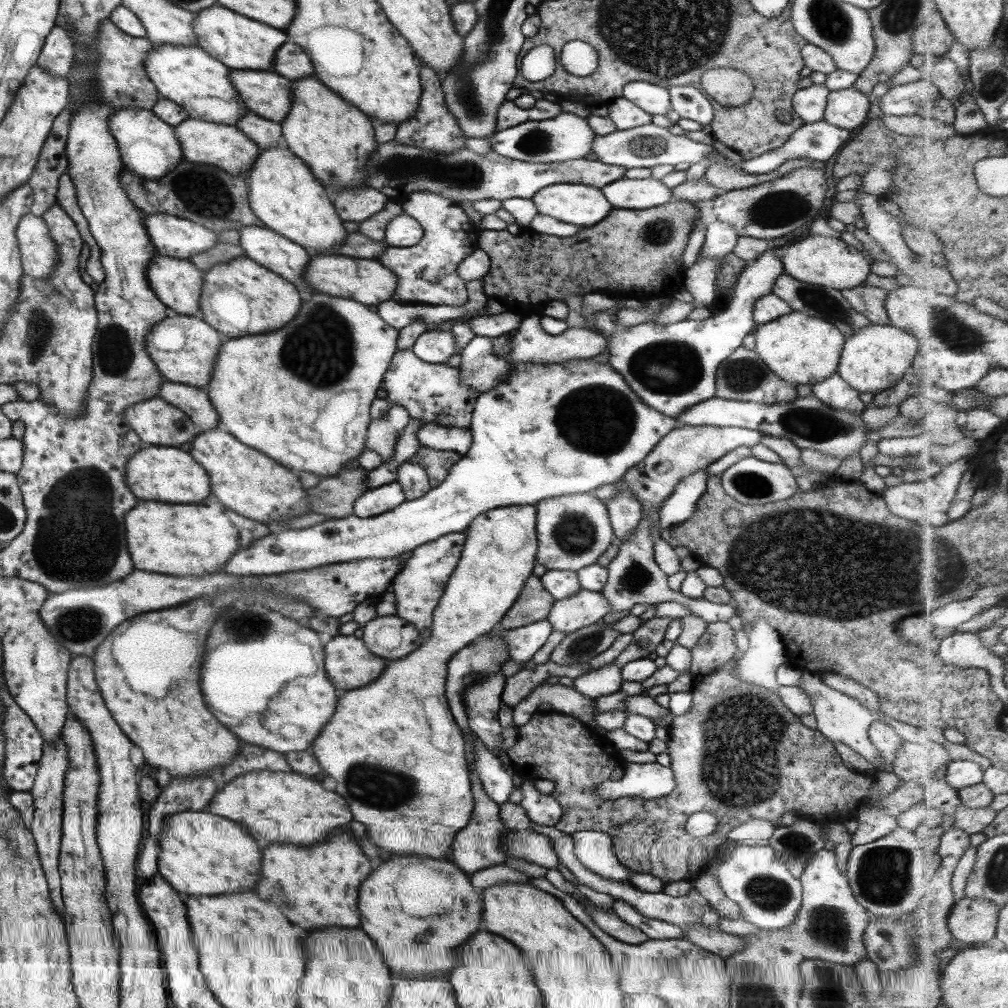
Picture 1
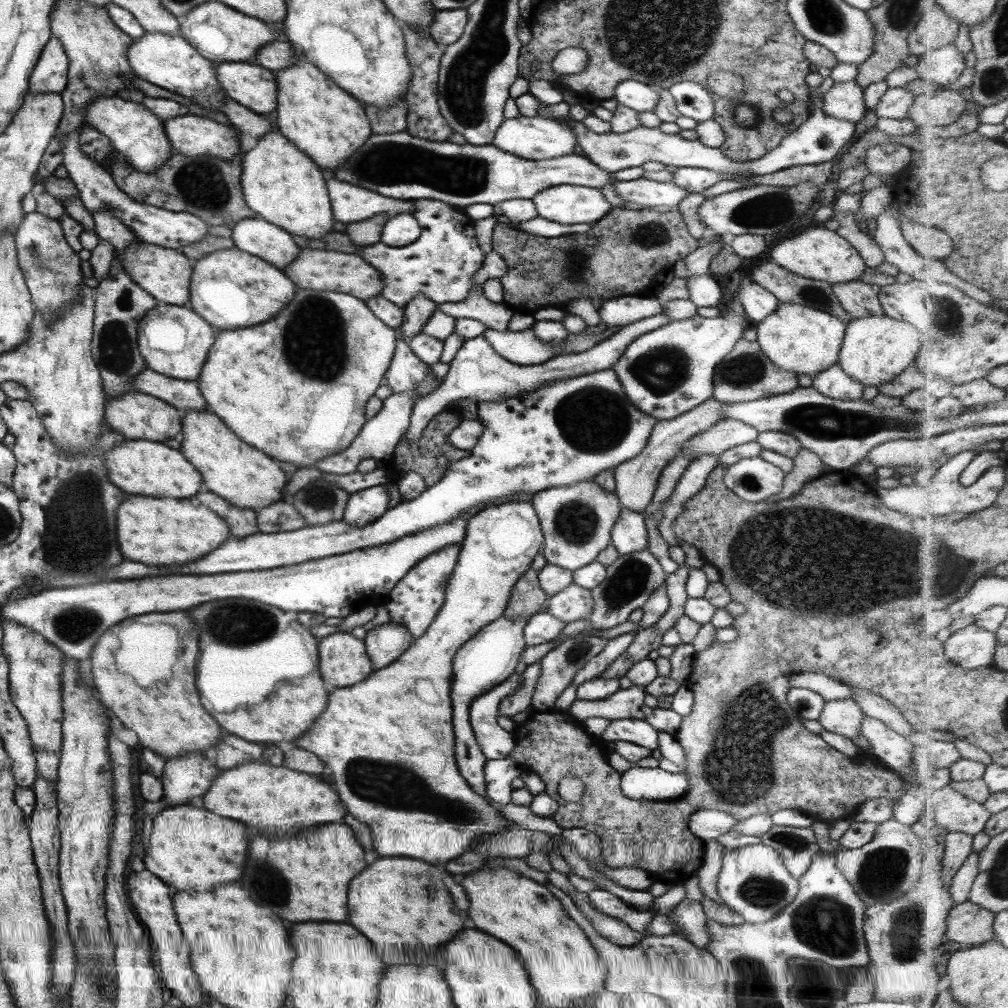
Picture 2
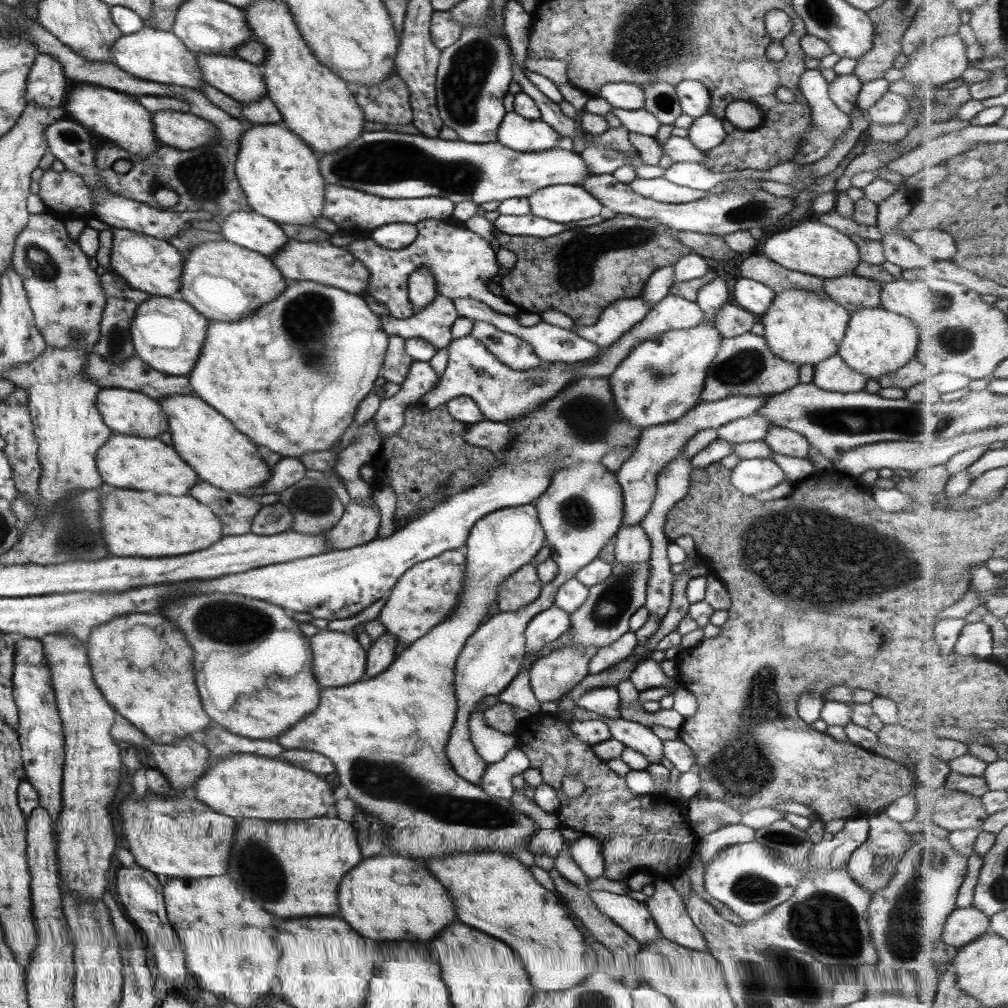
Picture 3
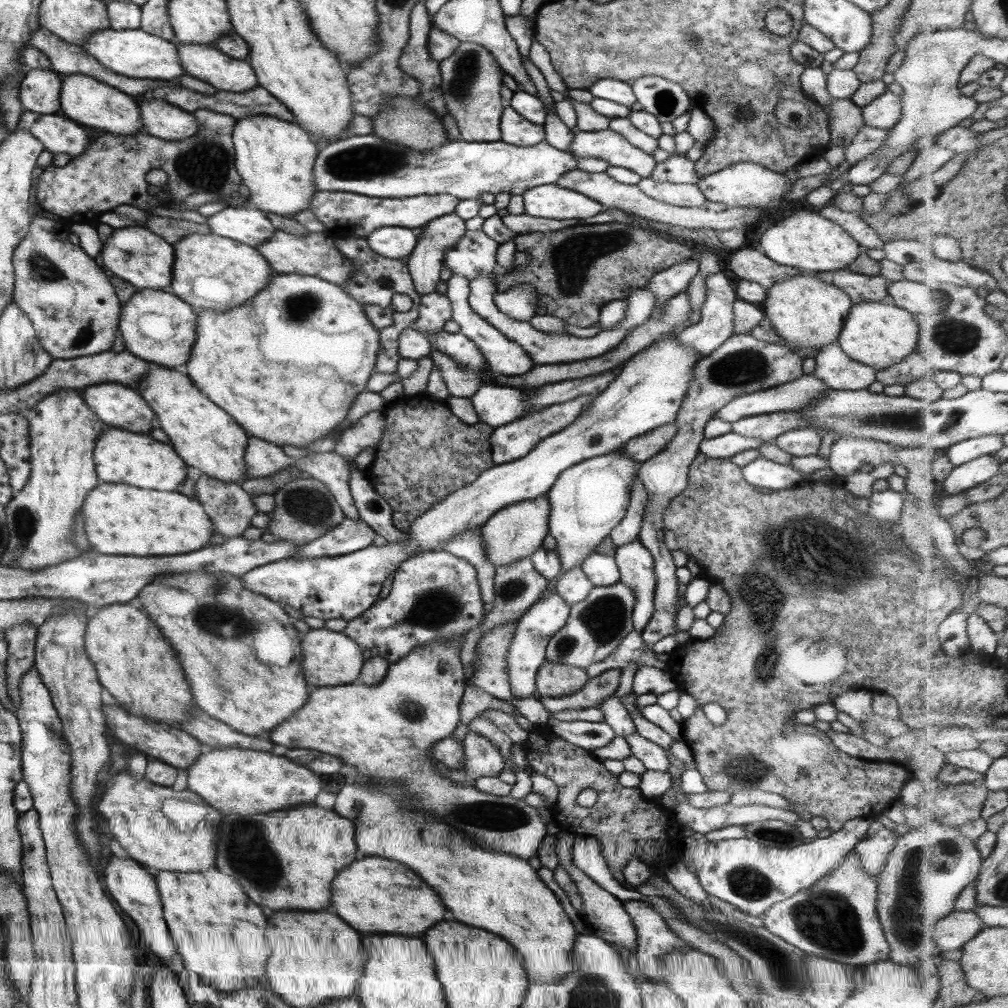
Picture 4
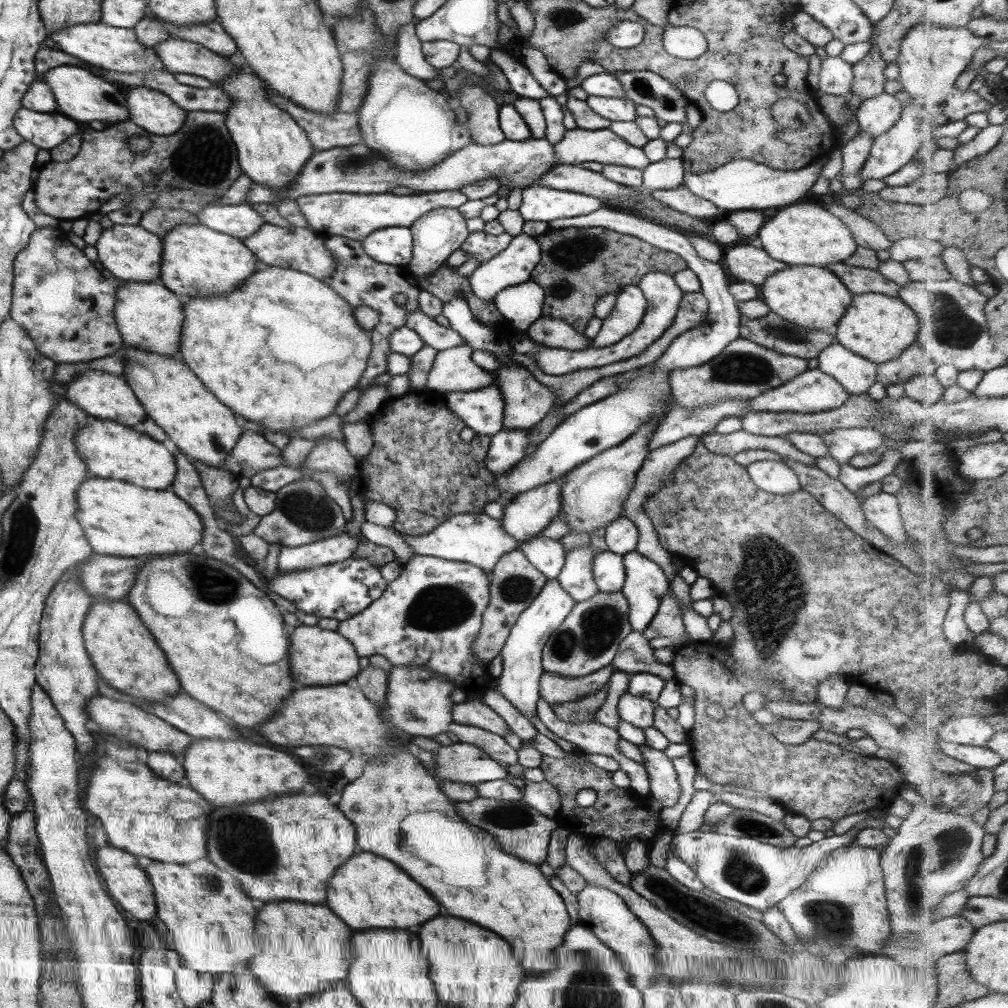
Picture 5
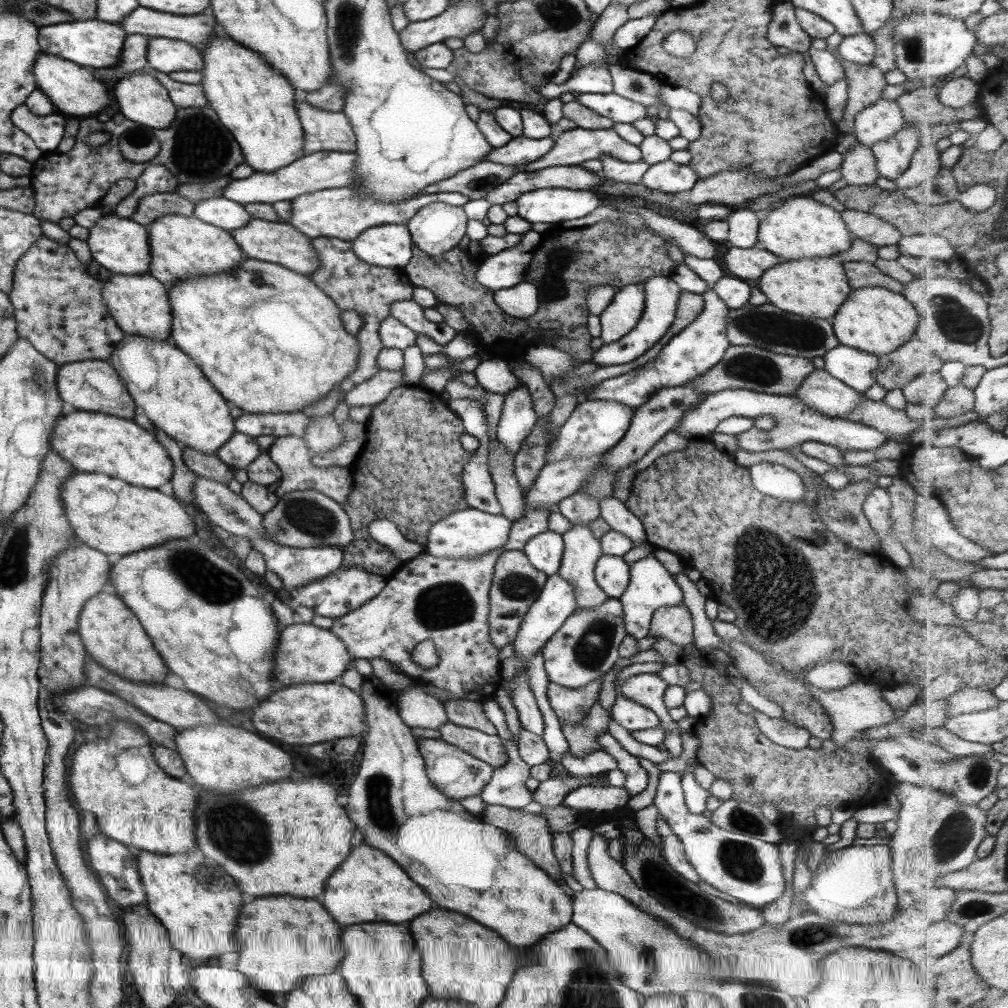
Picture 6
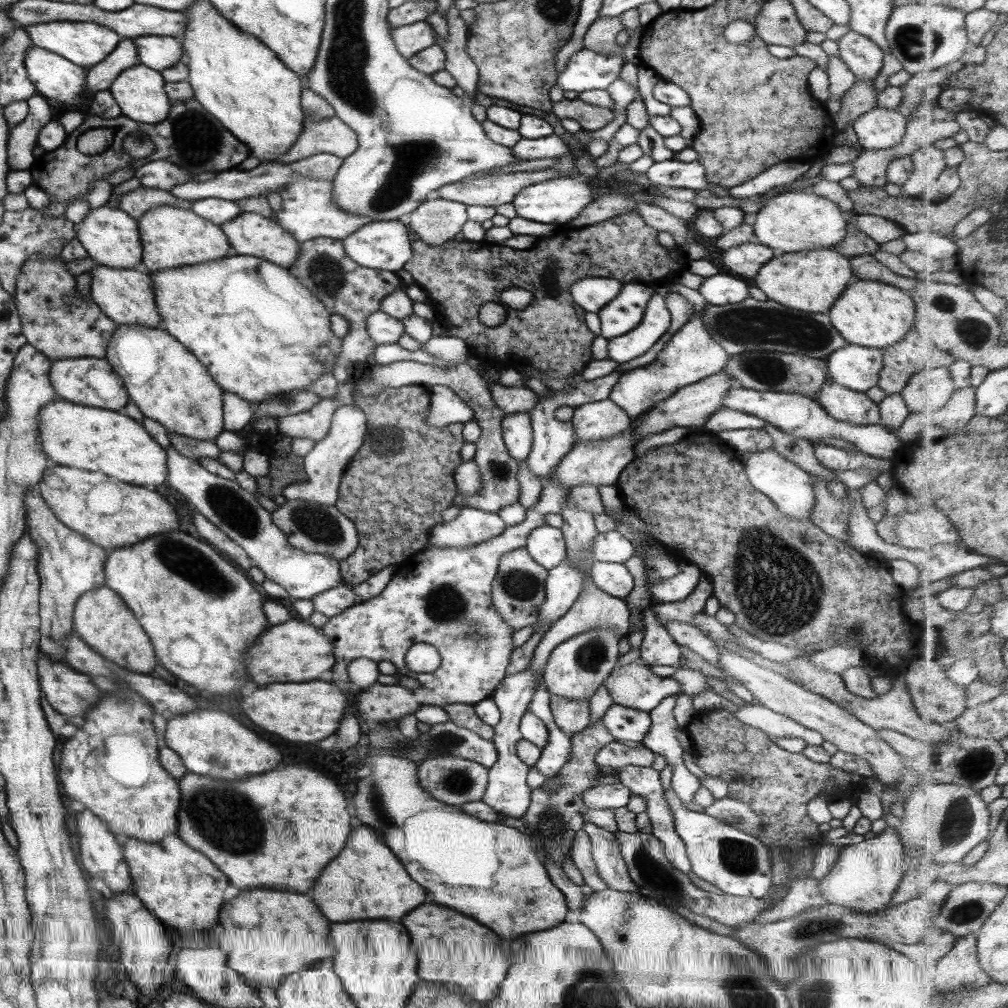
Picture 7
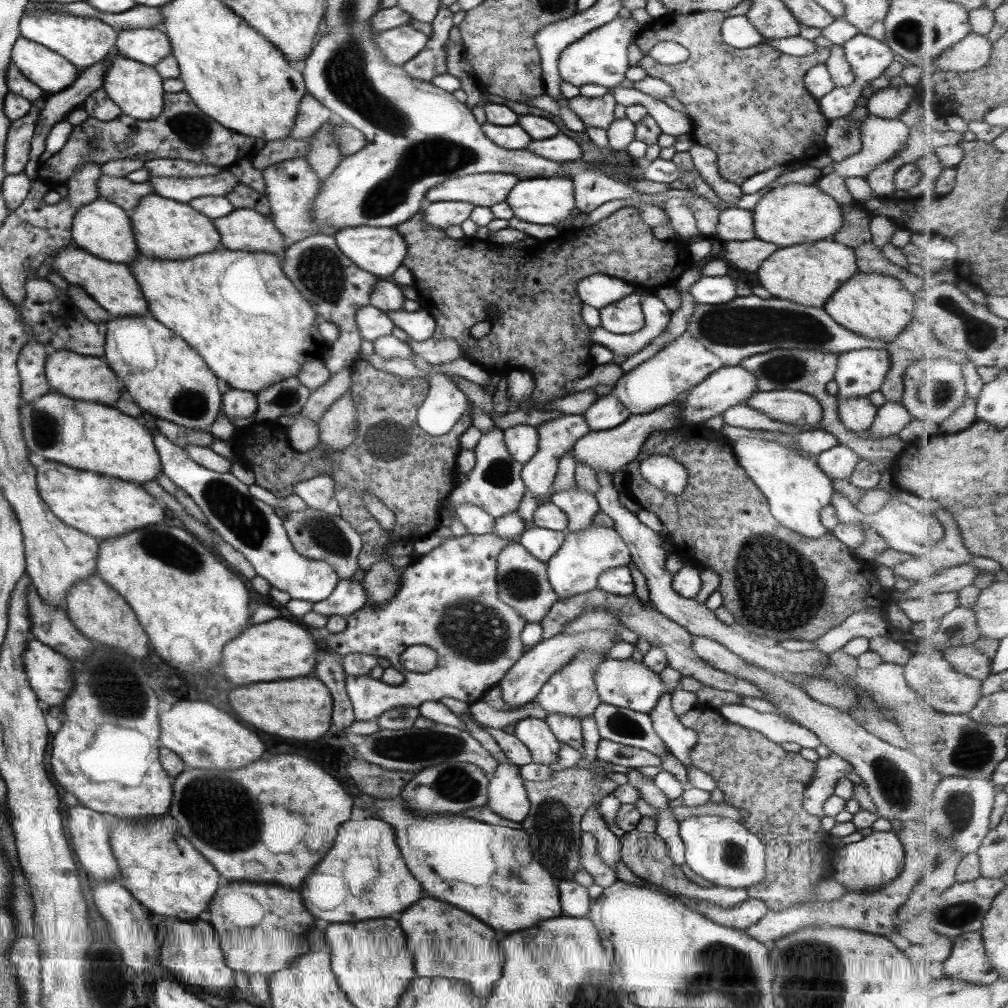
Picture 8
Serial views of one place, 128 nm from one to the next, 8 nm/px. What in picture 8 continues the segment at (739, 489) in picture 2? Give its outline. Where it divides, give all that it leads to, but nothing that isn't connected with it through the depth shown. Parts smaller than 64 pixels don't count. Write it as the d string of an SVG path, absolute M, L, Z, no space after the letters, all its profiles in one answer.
M741 437L732 445L732 453L749 480L763 493L771 516L791 532L805 538L819 538L828 532L819 520L821 508L830 504L833 483L818 467L815 458L801 457L775 441Z

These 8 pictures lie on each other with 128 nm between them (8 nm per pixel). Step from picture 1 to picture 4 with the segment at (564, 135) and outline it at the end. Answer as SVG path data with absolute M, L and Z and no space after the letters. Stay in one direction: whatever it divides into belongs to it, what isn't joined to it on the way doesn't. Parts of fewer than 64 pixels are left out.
M508 104L500 118L500 141L511 146L535 146L544 140L543 126L521 118Z

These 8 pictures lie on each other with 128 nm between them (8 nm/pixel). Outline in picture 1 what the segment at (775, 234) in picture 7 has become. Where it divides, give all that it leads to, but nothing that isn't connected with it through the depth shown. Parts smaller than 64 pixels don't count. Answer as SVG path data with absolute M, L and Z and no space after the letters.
M809 235L797 241L795 244L791 244L791 246L784 248L784 252L783 256L780 257L783 271L790 278L795 278L795 280L799 282L815 284L840 292L841 290L850 290L851 288L863 285L865 278L870 274L870 260L856 248L843 243L839 237Z

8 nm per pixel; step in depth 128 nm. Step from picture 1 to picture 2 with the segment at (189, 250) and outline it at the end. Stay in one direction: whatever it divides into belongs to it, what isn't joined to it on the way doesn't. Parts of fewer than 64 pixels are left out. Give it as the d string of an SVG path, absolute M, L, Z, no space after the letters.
M75 129L64 134L60 151L61 165L65 168L67 177L75 185L81 205L91 214L96 211L110 213L113 218L121 220L139 241L157 244L167 248L181 250L183 245L193 241L199 241L207 235L208 225L197 219L193 214L185 212L170 212L161 208L155 208L147 204L139 204L132 201L125 193L122 193L110 178L102 166L92 162L89 157L78 148L79 130Z

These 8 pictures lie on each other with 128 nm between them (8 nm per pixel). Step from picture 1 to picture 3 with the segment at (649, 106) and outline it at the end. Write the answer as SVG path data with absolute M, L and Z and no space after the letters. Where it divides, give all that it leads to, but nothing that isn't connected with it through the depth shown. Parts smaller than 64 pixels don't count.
M627 82L607 83L595 96L605 100L609 106L623 110L639 110L645 102L641 86Z

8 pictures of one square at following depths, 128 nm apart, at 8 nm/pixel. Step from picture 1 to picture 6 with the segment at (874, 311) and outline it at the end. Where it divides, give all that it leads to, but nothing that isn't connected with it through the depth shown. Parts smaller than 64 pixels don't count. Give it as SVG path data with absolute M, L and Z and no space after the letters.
M841 261L841 268L845 272L846 282L850 289L880 287L902 294L904 285L882 274L874 263Z

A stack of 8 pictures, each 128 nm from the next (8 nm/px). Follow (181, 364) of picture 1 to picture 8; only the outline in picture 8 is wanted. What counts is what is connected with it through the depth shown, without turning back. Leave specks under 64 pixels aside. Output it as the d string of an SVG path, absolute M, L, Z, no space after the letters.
M73 242L65 245L59 253L49 258L49 271L57 274L71 286L79 286L85 294L88 294L101 308L114 317L133 317L137 315L148 316L147 302L141 294L139 284L135 282L129 273L125 263L107 262L97 258L87 251L80 249Z

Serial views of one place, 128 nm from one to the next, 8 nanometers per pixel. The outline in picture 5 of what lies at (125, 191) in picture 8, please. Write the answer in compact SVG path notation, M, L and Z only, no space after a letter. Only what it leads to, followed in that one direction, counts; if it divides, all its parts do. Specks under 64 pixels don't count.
M150 208L146 212L139 215L140 221L138 225L151 234L157 235L160 239L167 233L167 230L179 224L195 225L198 219L185 210L164 210L163 208Z

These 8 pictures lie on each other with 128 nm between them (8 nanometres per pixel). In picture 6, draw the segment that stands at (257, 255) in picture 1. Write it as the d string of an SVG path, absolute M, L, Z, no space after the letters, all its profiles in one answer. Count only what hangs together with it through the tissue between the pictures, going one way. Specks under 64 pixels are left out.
M220 197L197 203L192 216L227 232L245 226L251 218L241 205Z

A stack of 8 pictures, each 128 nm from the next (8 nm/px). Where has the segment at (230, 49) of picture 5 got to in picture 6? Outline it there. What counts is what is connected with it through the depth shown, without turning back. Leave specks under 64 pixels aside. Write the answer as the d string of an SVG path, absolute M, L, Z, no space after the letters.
M137 5L131 13L121 17L116 24L125 34L143 34L147 37L177 39L187 44L201 47L213 37L217 24L214 16L172 15L157 12Z

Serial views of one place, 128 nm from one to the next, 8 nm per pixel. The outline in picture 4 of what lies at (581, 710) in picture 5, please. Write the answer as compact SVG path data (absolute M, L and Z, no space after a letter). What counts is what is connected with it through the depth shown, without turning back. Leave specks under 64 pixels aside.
M607 669L595 675L577 692L557 698L555 712L563 710L583 710L597 706L607 696L614 694L620 682L621 669Z

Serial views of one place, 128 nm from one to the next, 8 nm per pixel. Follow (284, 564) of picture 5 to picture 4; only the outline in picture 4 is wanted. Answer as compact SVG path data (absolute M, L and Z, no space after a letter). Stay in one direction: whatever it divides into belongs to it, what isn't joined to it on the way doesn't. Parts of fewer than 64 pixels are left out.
M344 518L325 534L299 545L292 558L335 557L357 552L372 544L375 532L359 518Z

